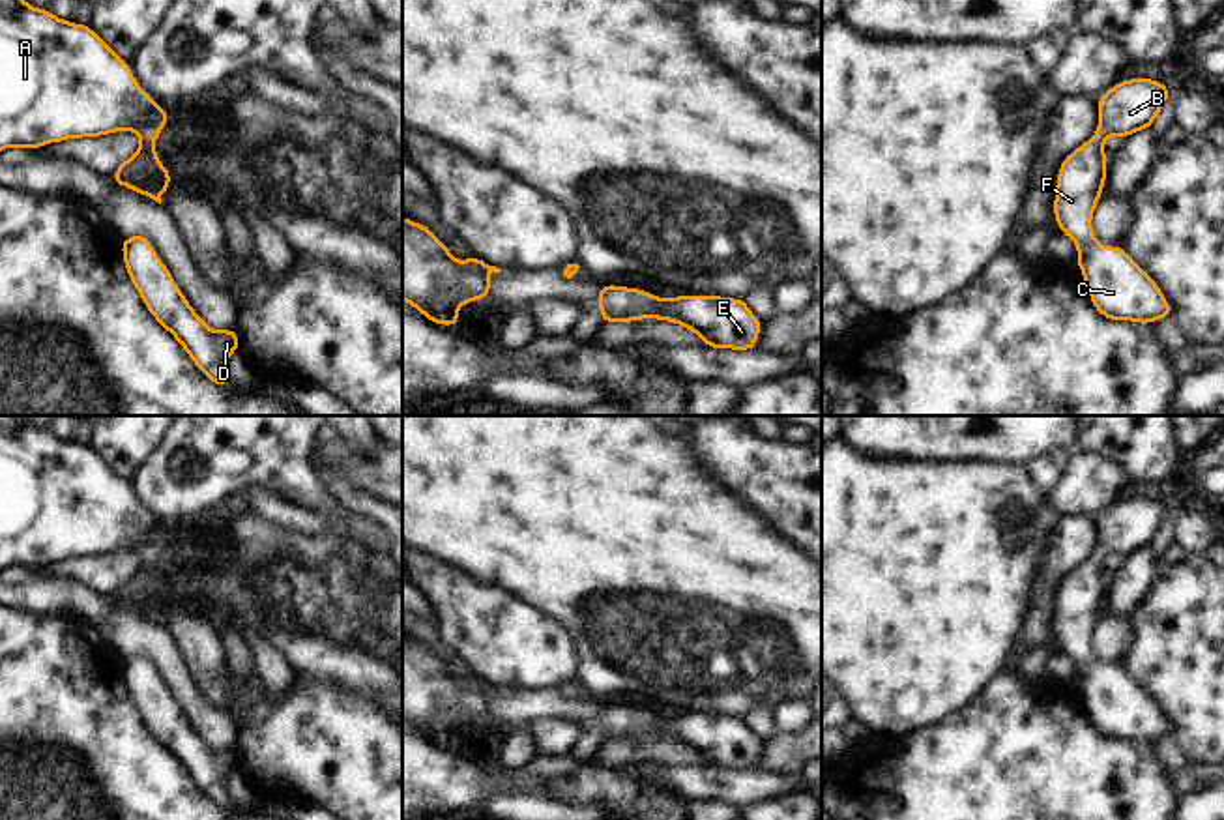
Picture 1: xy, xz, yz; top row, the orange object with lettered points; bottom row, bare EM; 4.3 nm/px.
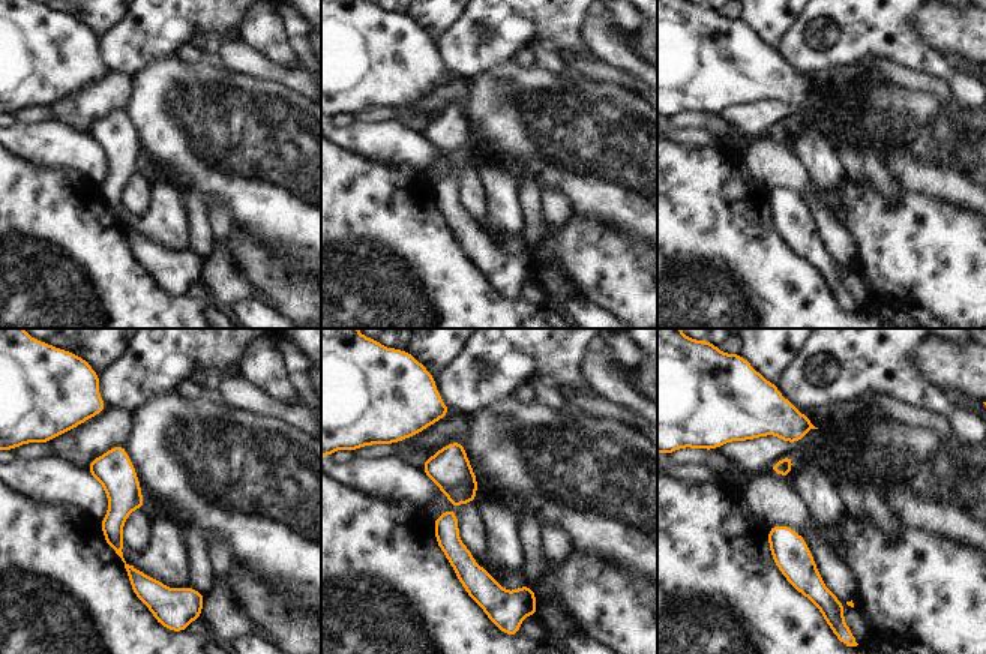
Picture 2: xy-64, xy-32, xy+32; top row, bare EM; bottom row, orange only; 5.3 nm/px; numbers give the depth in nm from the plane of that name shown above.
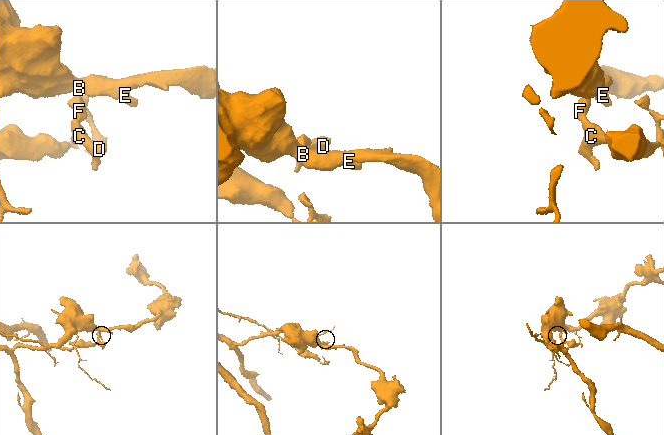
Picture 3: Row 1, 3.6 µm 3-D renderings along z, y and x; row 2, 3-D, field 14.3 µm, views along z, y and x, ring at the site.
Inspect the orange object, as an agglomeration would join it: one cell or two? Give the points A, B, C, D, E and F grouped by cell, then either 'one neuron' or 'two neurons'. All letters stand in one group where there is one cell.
A B C D E F; one neuron

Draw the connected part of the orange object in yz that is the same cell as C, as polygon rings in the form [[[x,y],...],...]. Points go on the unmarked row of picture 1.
[[[1136,496],[1119,500],[1099,519],[1099,545],[1095,556],[1071,571],[1057,590],[1054,638],[1061,653],[1078,665],[1076,683],[1084,695],[1093,726],[1108,739],[1130,739],[1151,743],[1164,736],[1172,736],[1172,726],[1158,704],[1129,676],[1119,665],[1100,665],[1093,653],[1091,637],[1104,610],[1108,577],[1104,575],[1104,560],[1108,556],[1129,558],[1136,550],[1149,549],[1164,520],[1173,515],[1164,502]]]

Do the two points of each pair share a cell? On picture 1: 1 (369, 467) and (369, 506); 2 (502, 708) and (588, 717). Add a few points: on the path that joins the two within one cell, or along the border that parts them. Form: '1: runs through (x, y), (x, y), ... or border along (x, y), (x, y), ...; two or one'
1: border along (332, 468), (382, 502); two
2: runs through (523, 708), (568, 708); one

